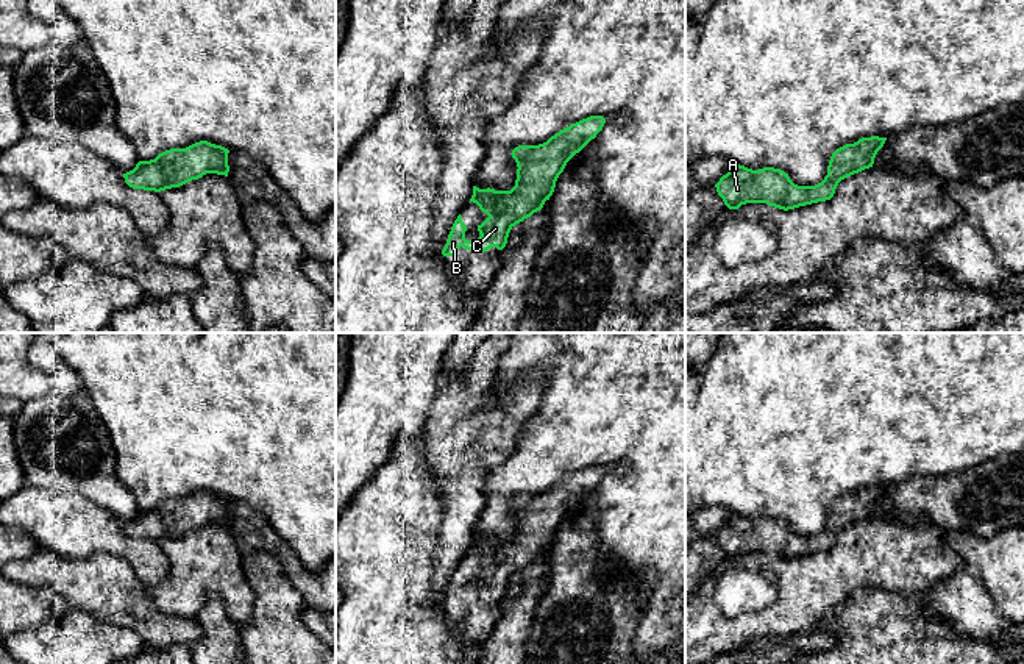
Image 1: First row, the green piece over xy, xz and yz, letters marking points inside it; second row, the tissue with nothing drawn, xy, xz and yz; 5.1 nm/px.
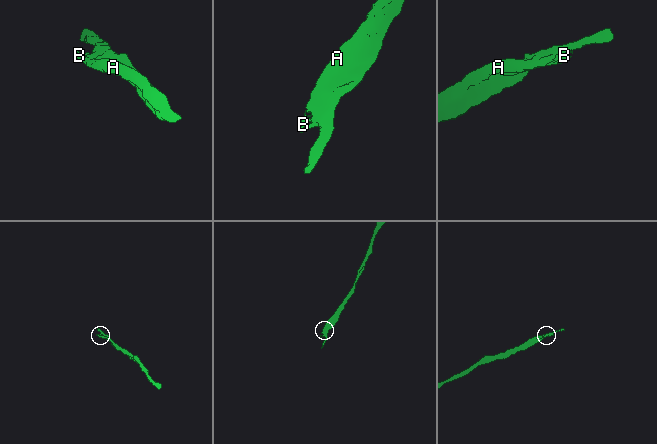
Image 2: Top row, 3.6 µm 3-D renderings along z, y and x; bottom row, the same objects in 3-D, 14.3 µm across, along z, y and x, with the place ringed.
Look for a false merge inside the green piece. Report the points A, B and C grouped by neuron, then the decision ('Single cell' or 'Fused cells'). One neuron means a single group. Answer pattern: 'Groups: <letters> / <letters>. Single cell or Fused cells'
Groups: A B C. Single cell

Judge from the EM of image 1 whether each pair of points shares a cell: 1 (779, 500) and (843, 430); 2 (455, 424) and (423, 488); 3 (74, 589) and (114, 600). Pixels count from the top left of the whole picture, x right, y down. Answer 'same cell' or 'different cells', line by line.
1: same cell
2: different cells
3: same cell

